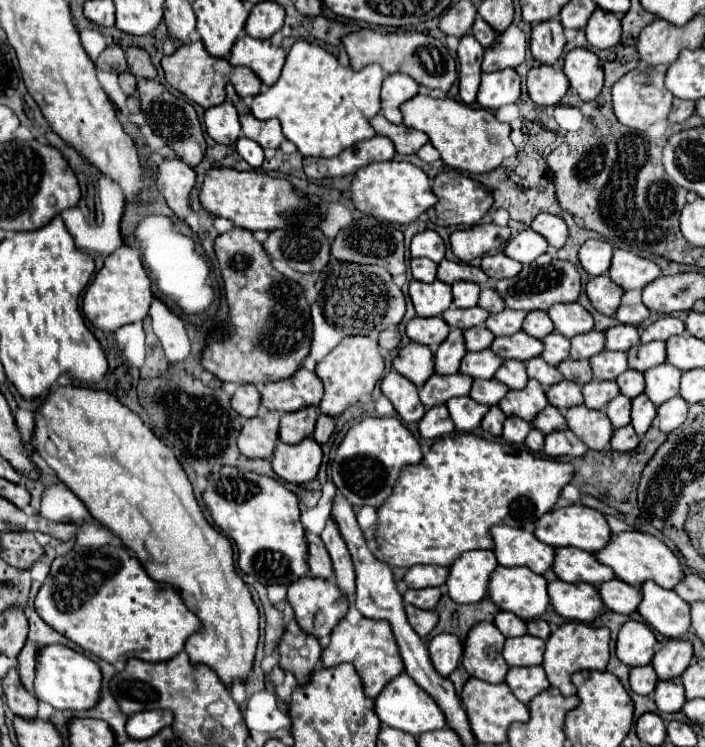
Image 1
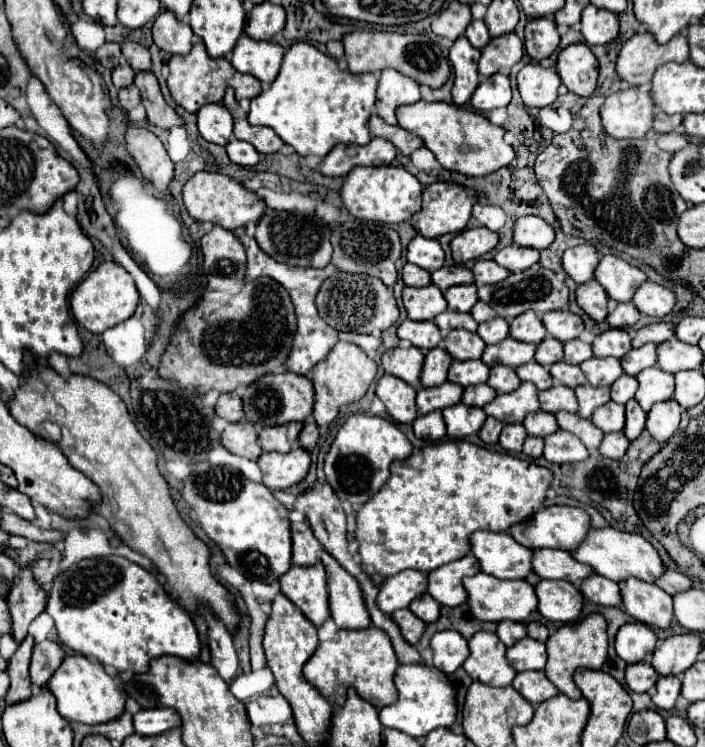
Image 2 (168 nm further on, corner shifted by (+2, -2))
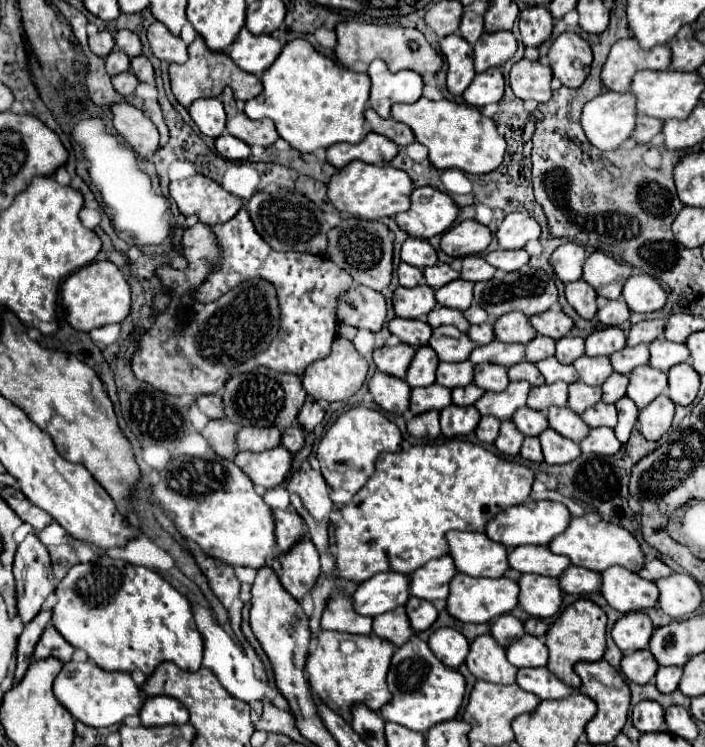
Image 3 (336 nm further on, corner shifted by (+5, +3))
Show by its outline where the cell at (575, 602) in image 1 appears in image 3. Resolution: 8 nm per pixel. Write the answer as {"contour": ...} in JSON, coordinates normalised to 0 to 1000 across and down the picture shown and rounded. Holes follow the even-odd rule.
{"contour":[[[739,770],[736,783],[736,810],[745,821],[759,829],[782,826],[793,818],[799,794],[793,788],[790,775],[770,770]]]}

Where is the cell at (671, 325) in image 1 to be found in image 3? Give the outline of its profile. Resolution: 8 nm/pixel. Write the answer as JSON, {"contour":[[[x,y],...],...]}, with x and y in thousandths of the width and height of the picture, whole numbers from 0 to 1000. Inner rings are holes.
{"contour":[[[918,427],[918,430],[909,430],[904,435],[895,438],[892,448],[889,448],[889,462],[892,465],[901,465],[906,459],[923,459],[929,456],[935,448],[940,448],[940,440],[943,440],[943,430],[940,427]]]}

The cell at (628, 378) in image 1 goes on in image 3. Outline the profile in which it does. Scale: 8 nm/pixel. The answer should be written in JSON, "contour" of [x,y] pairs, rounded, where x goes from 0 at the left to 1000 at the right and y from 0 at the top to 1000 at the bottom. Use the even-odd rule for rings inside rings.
{"contour":[[[870,499],[858,513],[855,513],[855,539],[872,539],[875,534],[881,534],[889,523],[892,515],[892,505],[881,502],[881,499]]]}

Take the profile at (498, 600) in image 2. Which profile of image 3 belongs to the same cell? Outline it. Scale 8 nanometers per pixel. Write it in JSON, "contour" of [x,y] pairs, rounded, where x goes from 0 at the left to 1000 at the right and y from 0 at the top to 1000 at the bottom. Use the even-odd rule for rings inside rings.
{"contour":[[[648,767],[643,772],[643,780],[637,780],[634,818],[640,826],[657,834],[694,834],[702,826],[733,813],[733,799],[736,799],[736,783],[719,772],[679,775],[679,772],[665,772],[660,767]]]}

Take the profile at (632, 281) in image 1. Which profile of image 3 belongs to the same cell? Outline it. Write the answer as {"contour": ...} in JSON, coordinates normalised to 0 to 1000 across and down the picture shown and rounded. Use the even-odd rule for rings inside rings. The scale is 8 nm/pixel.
{"contour":[[[841,336],[827,355],[827,376],[833,376],[850,398],[878,400],[889,371],[898,365],[892,355],[875,352],[855,336]]]}

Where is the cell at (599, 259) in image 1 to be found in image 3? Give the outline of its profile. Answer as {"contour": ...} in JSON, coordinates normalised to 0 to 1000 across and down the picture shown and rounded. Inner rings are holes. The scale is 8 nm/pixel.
{"contour":[[[801,325],[784,336],[779,352],[790,373],[796,373],[799,379],[810,379],[810,376],[824,373],[824,357],[830,347],[833,347],[833,339],[827,328]]]}

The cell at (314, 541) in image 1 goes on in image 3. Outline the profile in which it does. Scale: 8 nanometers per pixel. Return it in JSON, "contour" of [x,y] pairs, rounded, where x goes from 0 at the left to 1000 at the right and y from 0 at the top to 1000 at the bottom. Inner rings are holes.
{"contour":[[[387,681],[390,692],[390,735],[404,740],[433,716],[430,695],[416,681]]]}

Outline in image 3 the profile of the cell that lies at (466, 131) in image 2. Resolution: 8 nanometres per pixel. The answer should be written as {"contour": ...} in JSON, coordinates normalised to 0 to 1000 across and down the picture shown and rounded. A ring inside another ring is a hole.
{"contour":[[[597,130],[591,138],[572,141],[563,138],[555,146],[557,159],[580,167],[589,178],[589,186],[609,199],[609,216],[620,226],[651,226],[651,224],[688,224],[688,226],[654,226],[660,232],[685,234],[705,226],[716,207],[716,186],[705,178],[699,159],[682,154],[679,146],[665,141],[651,141],[637,133],[609,135]]]}

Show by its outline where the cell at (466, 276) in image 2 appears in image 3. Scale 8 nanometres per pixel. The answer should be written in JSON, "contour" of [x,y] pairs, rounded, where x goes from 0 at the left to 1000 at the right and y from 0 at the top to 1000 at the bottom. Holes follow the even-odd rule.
{"contour":[[[620,349],[617,355],[600,360],[600,368],[603,368],[606,382],[609,382],[611,387],[617,387],[617,390],[626,387],[628,382],[634,382],[637,376],[651,373],[651,363],[643,363],[634,352],[626,352],[626,349]]]}

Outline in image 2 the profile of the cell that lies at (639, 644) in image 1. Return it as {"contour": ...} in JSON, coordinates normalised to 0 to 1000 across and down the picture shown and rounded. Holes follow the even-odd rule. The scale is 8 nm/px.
{"contour":[[[885,835],[874,849],[874,873],[888,889],[905,889],[925,878],[930,857],[930,849],[916,835]]]}

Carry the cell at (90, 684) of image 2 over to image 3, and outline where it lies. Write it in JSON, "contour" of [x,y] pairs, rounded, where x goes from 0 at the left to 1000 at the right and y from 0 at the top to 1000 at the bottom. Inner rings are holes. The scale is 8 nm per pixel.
{"contour":[[[126,885],[92,888],[78,909],[78,930],[109,965],[126,973],[155,973],[160,968],[172,968],[177,960],[197,957],[203,946],[200,925],[183,901],[152,901]]]}

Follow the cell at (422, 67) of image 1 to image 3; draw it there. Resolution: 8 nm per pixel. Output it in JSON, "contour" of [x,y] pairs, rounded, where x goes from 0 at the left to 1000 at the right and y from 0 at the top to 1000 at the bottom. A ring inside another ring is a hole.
{"contour":[[[487,28],[487,31],[478,31],[475,44],[478,44],[475,76],[489,90],[498,90],[504,82],[526,84],[529,79],[543,79],[557,98],[563,98],[569,92],[583,92],[594,100],[617,100],[628,87],[628,79],[617,71],[617,66],[606,58],[600,44],[591,41],[591,39]]]}

